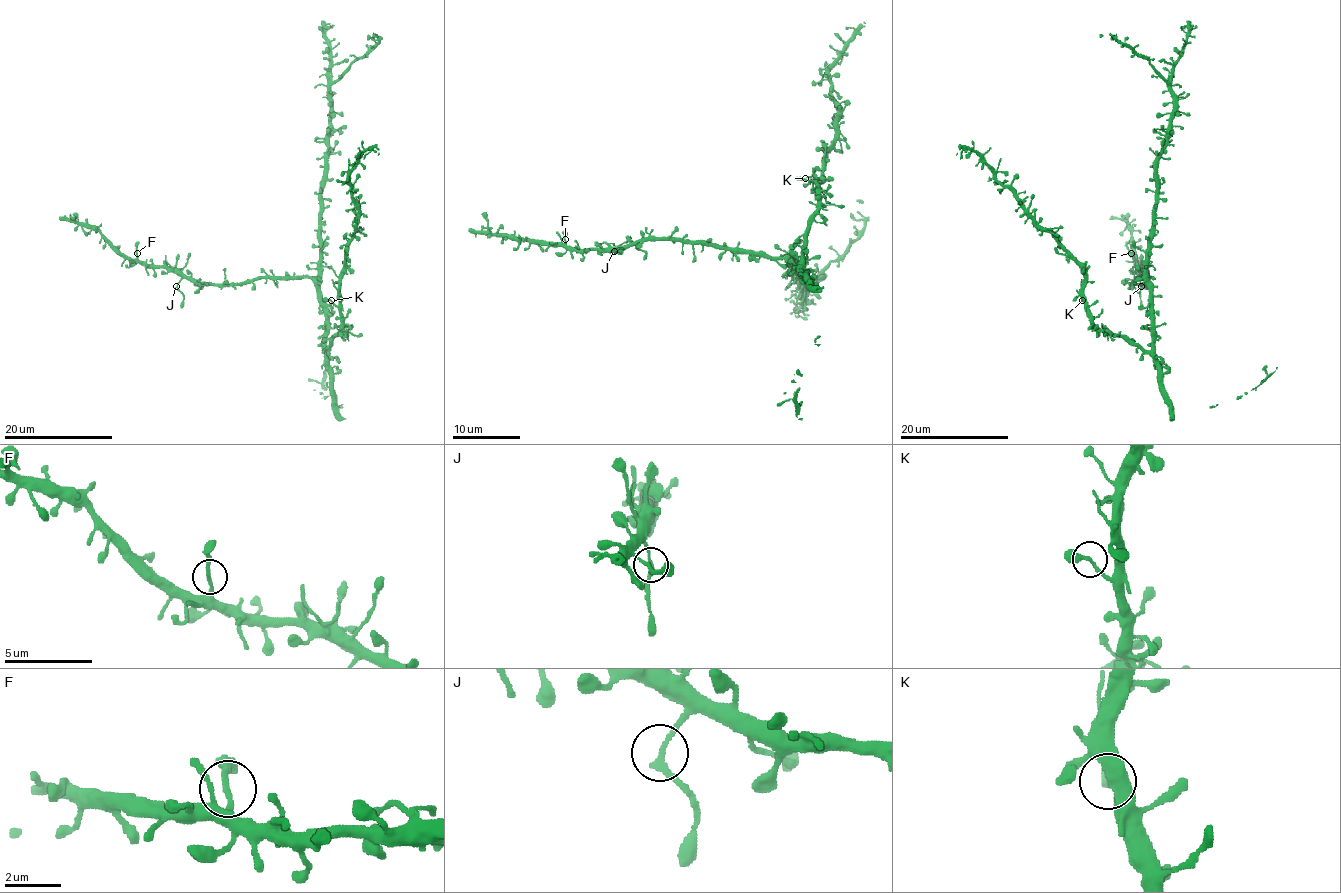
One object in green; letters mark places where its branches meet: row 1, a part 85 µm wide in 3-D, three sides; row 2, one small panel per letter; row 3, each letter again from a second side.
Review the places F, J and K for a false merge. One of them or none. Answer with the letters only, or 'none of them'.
J

